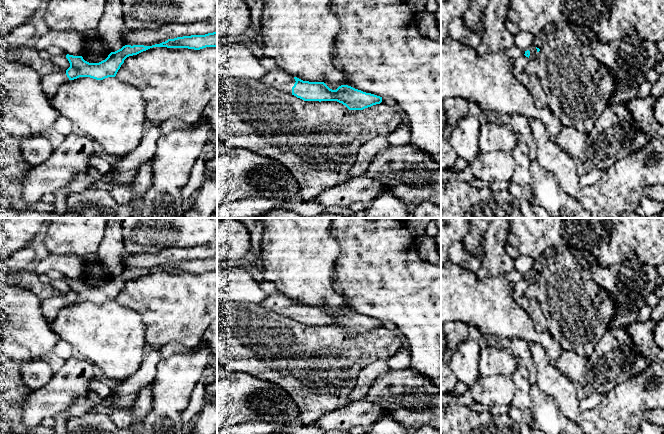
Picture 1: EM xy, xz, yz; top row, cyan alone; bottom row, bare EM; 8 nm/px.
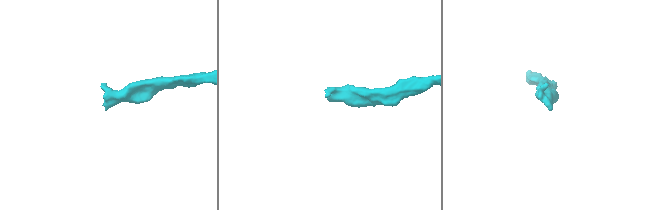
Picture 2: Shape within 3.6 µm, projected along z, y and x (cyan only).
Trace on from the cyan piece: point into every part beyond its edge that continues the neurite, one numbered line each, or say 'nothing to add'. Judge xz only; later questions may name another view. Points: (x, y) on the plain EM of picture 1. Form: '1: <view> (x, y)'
1: xz (278, 303)

